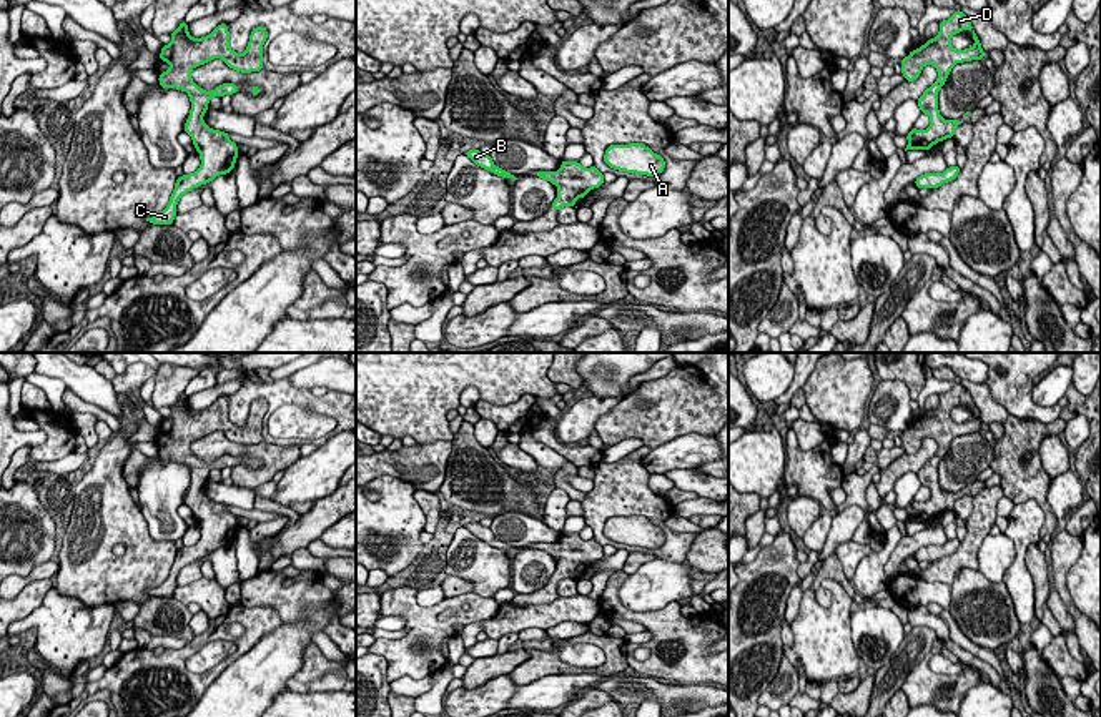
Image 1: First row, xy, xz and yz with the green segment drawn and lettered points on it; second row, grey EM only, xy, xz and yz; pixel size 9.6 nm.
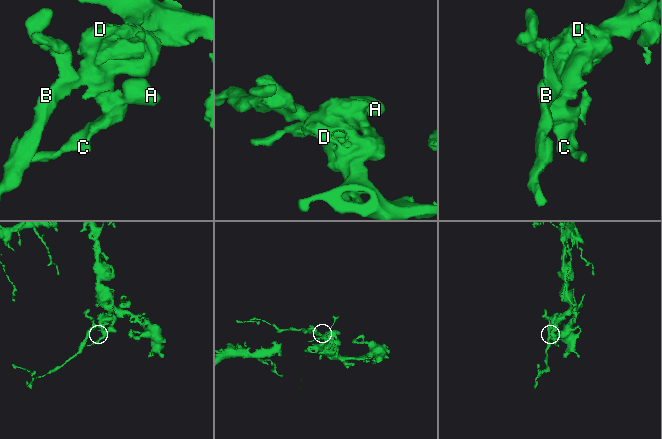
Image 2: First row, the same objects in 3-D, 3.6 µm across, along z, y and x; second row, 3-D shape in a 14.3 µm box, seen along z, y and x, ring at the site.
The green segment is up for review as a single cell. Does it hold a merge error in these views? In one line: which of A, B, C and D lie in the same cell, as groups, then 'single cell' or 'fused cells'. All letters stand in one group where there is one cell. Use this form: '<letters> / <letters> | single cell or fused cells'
A B C D | single cell

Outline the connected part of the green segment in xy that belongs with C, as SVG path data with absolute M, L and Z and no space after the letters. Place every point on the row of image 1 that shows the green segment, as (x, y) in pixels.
M183 20L180 27L170 33L171 43L161 47L160 62L168 62L170 68L158 77L161 88L176 88L190 95L191 110L183 126L196 151L201 165L195 173L176 178L175 190L163 211L146 218L153 225L173 225L176 205L183 195L208 185L220 175L233 171L238 158L238 145L228 138L230 133L210 128L203 115L213 96L233 95L239 90L235 83L221 83L211 91L200 88L191 70L215 58L221 58L231 70L251 73L263 70L263 45L268 38L264 27L251 30L244 53L230 48L230 32L226 23L220 23L210 35L195 38L188 33L188 23Z

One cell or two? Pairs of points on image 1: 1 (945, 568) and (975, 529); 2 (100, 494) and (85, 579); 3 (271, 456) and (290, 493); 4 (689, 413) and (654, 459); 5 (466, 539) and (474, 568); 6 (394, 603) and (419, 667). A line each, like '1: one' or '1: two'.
1: one
2: one
3: two
4: two
5: one
6: one

